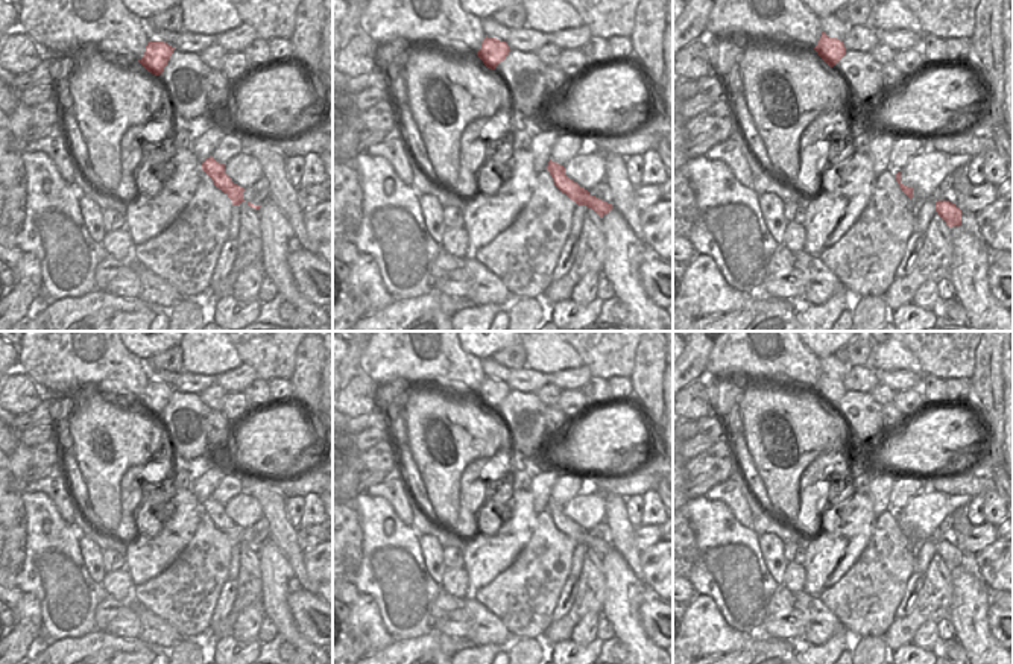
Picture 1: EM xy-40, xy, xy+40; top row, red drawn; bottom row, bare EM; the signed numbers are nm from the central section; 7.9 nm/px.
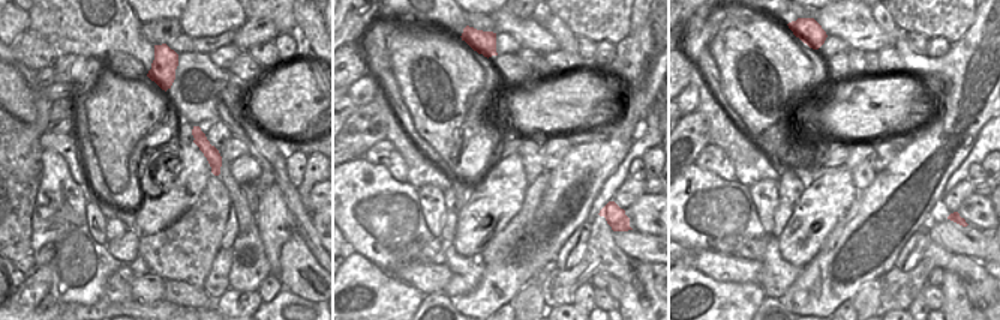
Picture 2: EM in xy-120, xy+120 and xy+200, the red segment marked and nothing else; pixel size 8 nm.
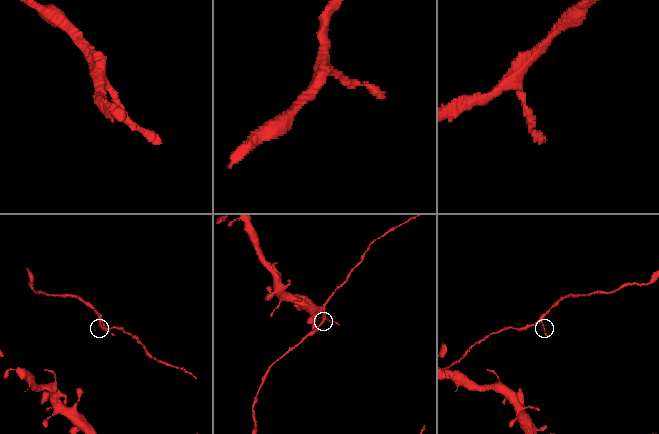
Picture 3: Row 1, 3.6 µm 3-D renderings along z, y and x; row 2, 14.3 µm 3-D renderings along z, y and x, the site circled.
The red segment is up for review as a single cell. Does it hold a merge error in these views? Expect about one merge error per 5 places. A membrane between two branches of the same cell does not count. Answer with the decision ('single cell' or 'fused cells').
single cell

